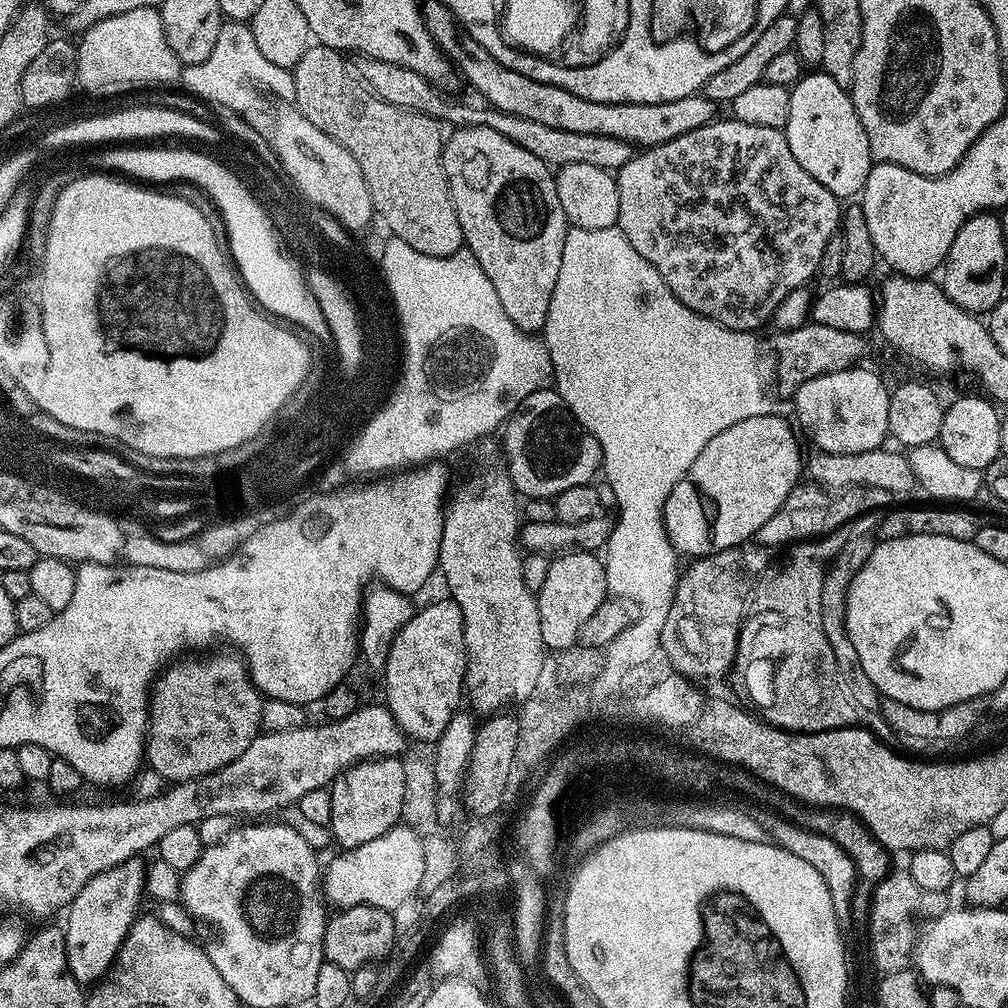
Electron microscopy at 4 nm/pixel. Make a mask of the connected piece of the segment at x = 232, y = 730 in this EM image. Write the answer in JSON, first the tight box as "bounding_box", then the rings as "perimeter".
{"bounding_box":[146,658,262,782],"perimeter":[[[238,658],[235,659],[236,660],[220,660],[213,668],[202,669],[200,672],[200,684],[188,684],[185,688],[171,688],[168,684],[157,683],[155,687],[151,689],[150,723],[148,725],[148,738],[146,741],[146,760],[149,765],[152,763],[153,770],[156,771],[162,779],[168,780],[164,782],[197,780],[199,776],[211,776],[213,772],[217,772],[218,769],[225,768],[230,762],[234,762],[234,758],[238,758],[238,754],[242,754],[242,750],[246,750],[246,746],[250,746],[250,742],[258,734],[258,729],[260,728],[262,693],[252,684],[244,662]]]}

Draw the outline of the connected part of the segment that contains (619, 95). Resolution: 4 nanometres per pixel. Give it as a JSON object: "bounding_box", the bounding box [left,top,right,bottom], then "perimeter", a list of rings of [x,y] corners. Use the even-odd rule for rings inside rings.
{"bounding_box":[550,2,722,104],"perimeter":[[[636,2],[630,4],[629,14],[628,25],[624,20],[608,20],[612,36],[618,36],[621,40],[615,51],[609,52],[596,64],[586,65],[585,60],[592,56],[592,52],[600,52],[600,44],[604,44],[604,32],[600,32],[600,28],[588,28],[588,24],[579,20],[572,36],[564,36],[554,44],[550,54],[550,66],[558,66],[558,69],[562,70],[562,90],[570,90],[570,94],[578,94],[578,98],[586,98],[590,102],[607,104],[670,102],[697,95],[706,81],[722,67],[722,60],[716,56],[707,56],[698,45],[691,44],[688,40],[652,44],[651,14],[646,9],[639,8]],[[639,52],[644,55],[644,73],[640,80],[620,80],[620,68],[638,63]]]}

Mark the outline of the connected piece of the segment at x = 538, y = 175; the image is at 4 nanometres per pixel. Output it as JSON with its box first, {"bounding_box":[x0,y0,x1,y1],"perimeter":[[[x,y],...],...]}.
{"bounding_box":[440,124,570,330],"perimeter":[[[485,124],[456,126],[447,133],[440,150],[442,170],[450,190],[454,210],[460,208],[458,222],[464,220],[463,228],[484,228],[476,236],[484,236],[484,264],[482,270],[494,286],[506,314],[522,330],[543,329],[550,298],[558,282],[558,270],[562,267],[562,246],[570,227],[562,202],[558,202],[556,177],[553,169],[542,158],[534,158],[530,150],[518,146],[506,134],[500,134]]]}

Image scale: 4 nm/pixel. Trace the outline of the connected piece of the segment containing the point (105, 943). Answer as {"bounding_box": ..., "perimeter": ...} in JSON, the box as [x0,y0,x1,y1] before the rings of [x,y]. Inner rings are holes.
{"bounding_box":[63,858,146,986],"perimeter":[[[136,858],[125,860],[90,878],[66,909],[68,924],[63,925],[63,930],[68,969],[82,986],[95,985],[107,973],[130,926],[138,919],[136,907],[140,895],[143,897],[146,892],[146,868],[140,862]]]}

